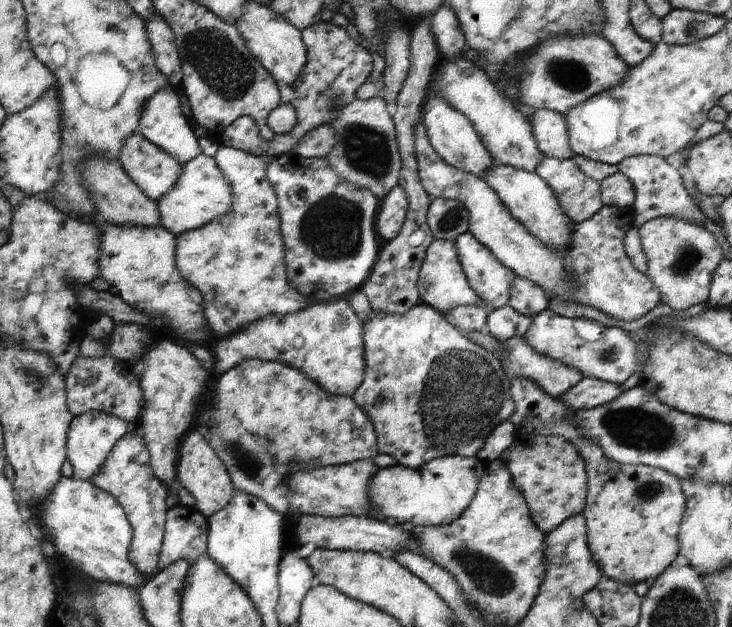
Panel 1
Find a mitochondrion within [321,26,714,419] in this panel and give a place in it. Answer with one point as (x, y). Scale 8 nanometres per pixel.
(366, 150)

